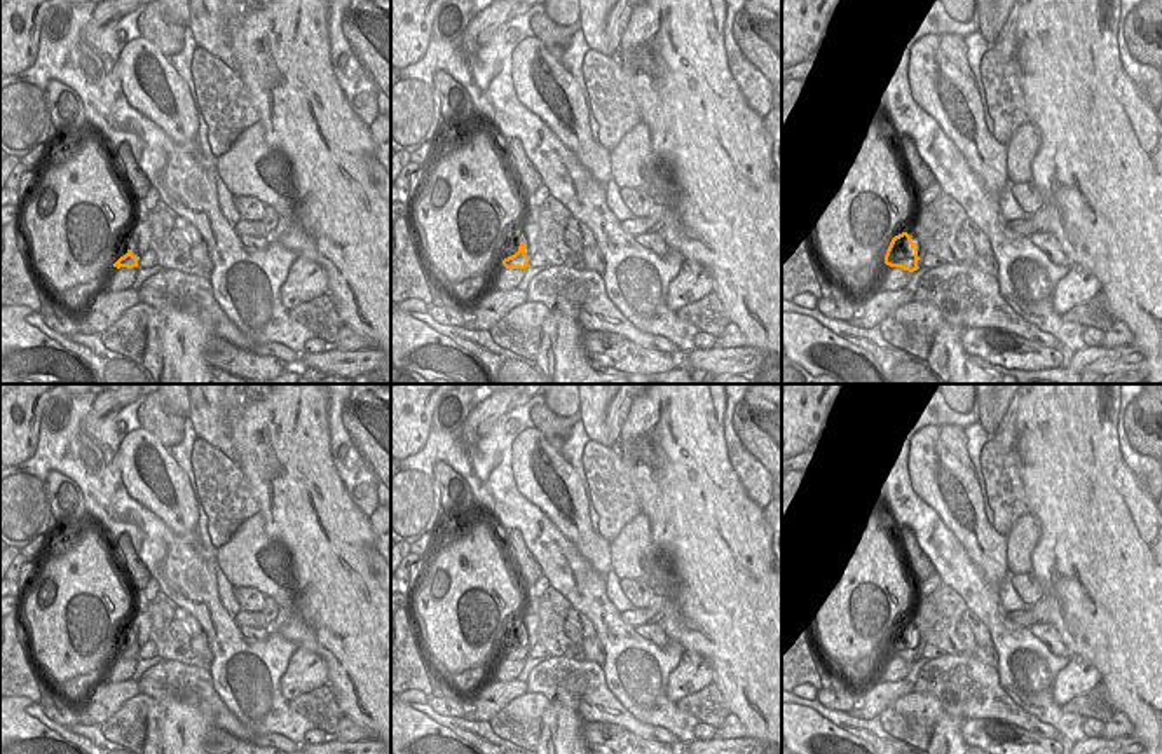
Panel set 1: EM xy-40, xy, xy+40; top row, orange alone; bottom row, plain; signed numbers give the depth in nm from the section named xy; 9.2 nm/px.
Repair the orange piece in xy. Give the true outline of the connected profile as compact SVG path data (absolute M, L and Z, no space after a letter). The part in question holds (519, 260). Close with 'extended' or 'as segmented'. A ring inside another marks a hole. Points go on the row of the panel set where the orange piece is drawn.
M525 222L522 225L522 243L518 246L518 251L508 258L502 260L502 265L506 269L527 269L529 260L537 253L537 234L539 225L537 222Z | extended

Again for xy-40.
M138 218L138 222L131 227L131 248L124 257L120 257L113 267L138 267L140 257L150 250L152 225L148 220Z | extended

